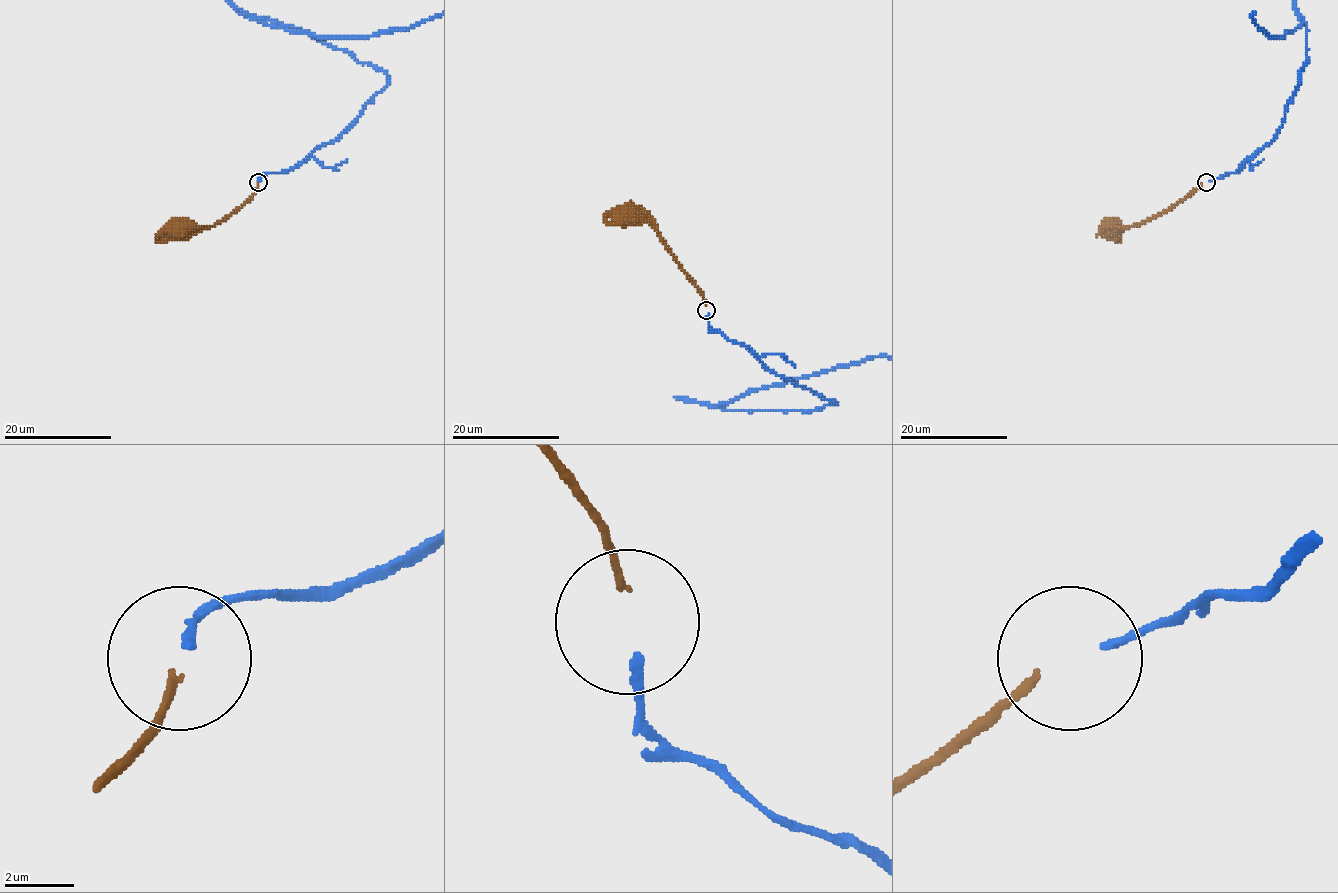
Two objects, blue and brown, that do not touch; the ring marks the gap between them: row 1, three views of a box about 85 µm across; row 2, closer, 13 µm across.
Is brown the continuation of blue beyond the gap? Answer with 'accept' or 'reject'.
accept

